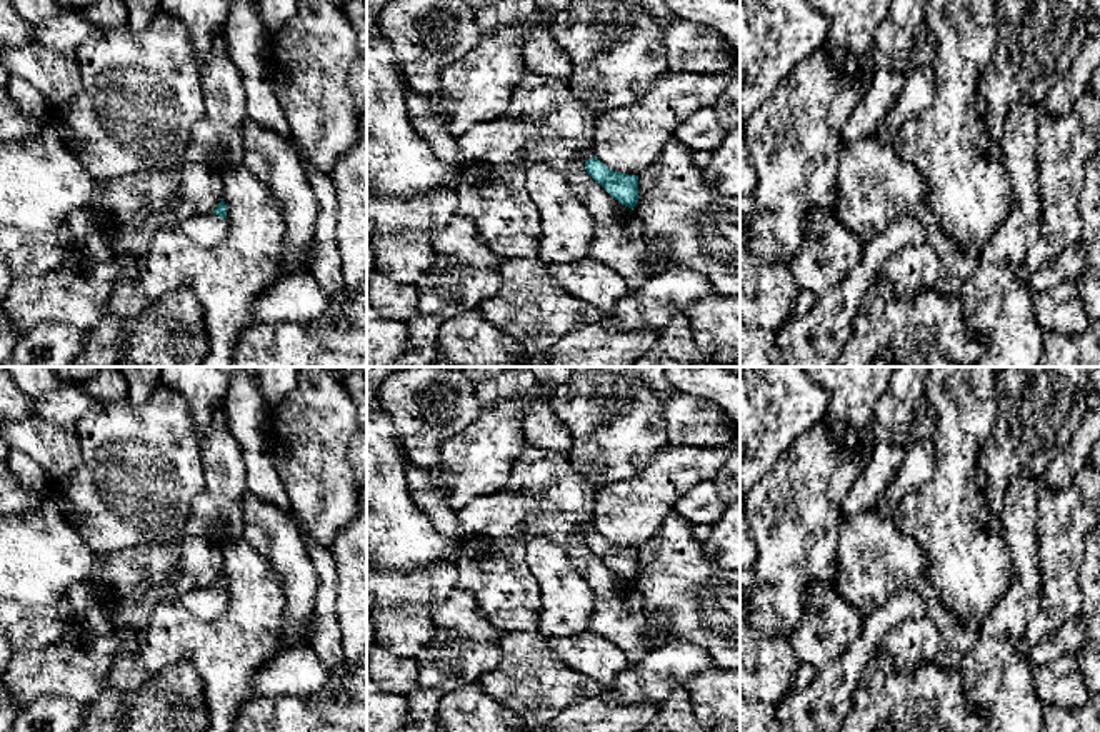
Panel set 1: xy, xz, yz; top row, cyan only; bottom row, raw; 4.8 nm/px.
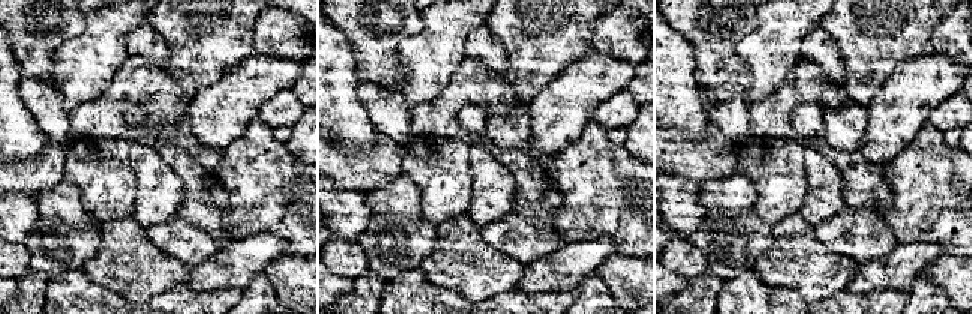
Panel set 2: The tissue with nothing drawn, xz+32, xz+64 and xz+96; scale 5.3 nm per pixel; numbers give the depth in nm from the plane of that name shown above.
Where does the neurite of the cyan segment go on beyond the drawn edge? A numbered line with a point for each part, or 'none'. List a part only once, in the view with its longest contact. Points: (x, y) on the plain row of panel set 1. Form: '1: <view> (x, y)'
1: xy (205, 604)

